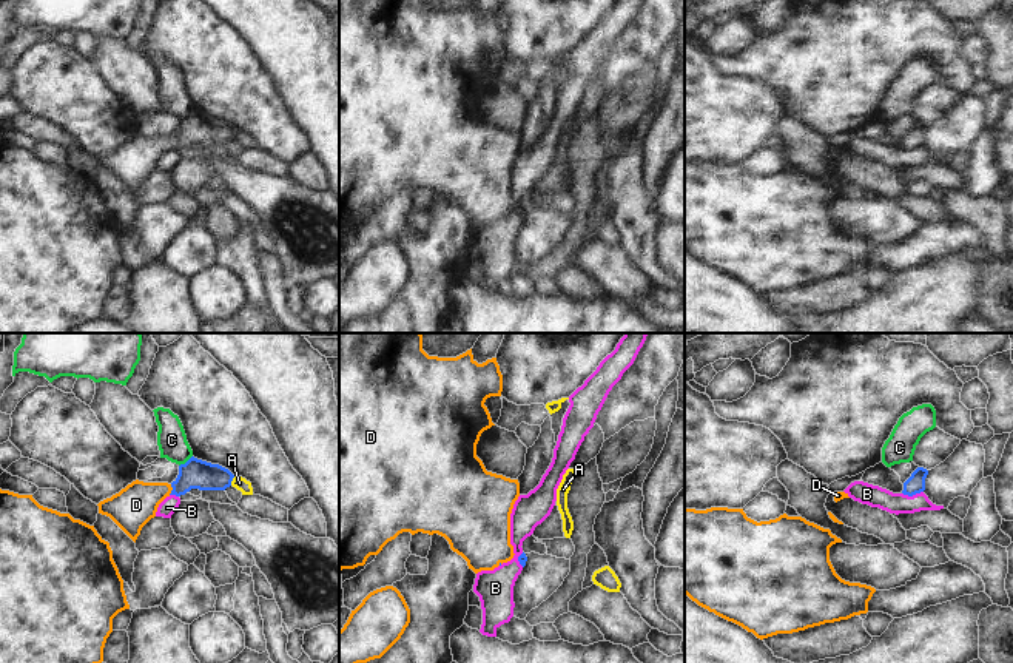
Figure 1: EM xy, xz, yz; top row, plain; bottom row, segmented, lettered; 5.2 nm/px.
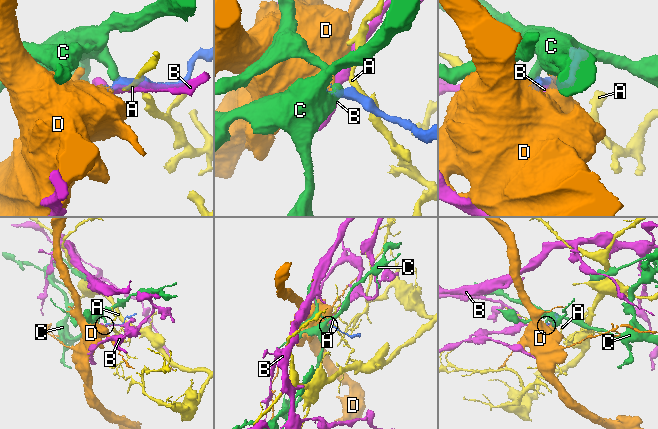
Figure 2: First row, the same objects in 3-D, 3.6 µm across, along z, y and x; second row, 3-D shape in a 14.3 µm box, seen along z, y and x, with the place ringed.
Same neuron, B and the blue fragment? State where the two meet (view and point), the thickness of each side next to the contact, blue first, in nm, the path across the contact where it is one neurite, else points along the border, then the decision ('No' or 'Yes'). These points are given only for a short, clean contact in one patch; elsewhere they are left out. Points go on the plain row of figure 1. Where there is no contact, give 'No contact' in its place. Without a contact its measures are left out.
Touches blue at yz (912, 150). Thickness 100 nm (blue) against 110 nm. Boundary: yz (922, 145), (913, 150), (902, 148). No.

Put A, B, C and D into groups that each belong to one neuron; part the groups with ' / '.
A / B / C / D

